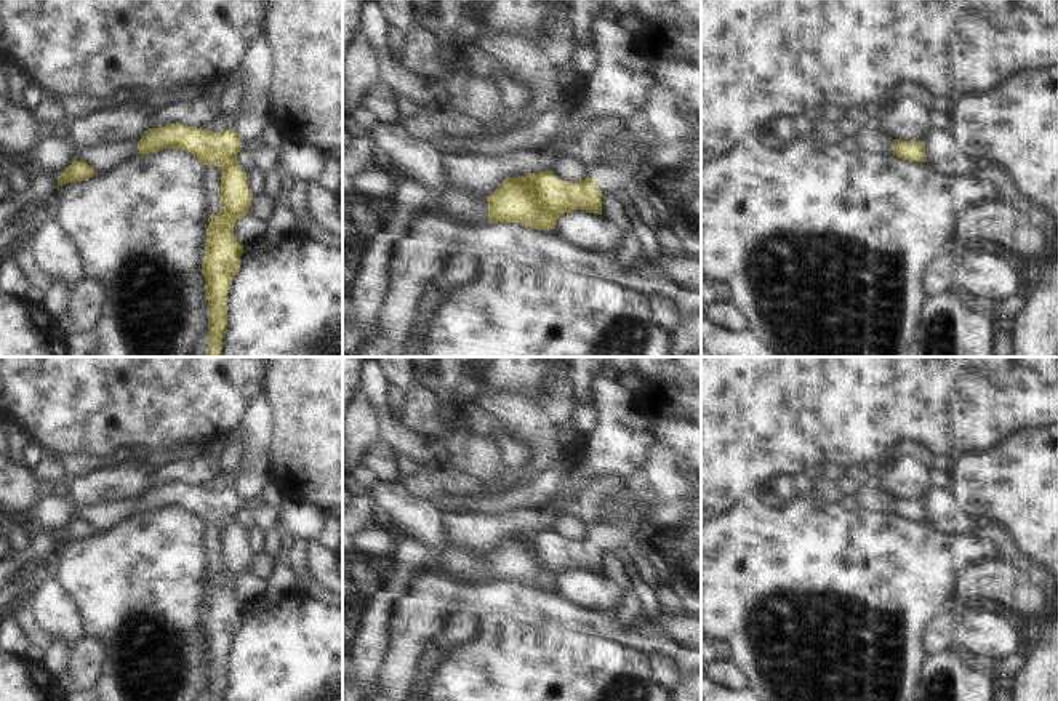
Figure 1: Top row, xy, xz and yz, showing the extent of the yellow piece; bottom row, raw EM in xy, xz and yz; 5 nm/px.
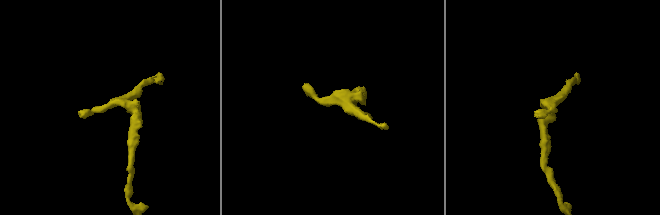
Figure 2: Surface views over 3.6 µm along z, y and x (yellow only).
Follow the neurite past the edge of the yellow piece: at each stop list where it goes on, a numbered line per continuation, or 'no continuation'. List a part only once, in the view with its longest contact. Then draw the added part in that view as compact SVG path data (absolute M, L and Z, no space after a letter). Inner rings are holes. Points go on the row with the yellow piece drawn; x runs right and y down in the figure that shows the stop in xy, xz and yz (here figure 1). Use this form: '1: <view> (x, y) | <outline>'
1: xz (609, 180) | M632 147L626 162L619 168L605 168L603 165L589 165L584 168L586 178L595 179L602 194L613 194L618 189L631 189L635 173L643 163L643 154Z

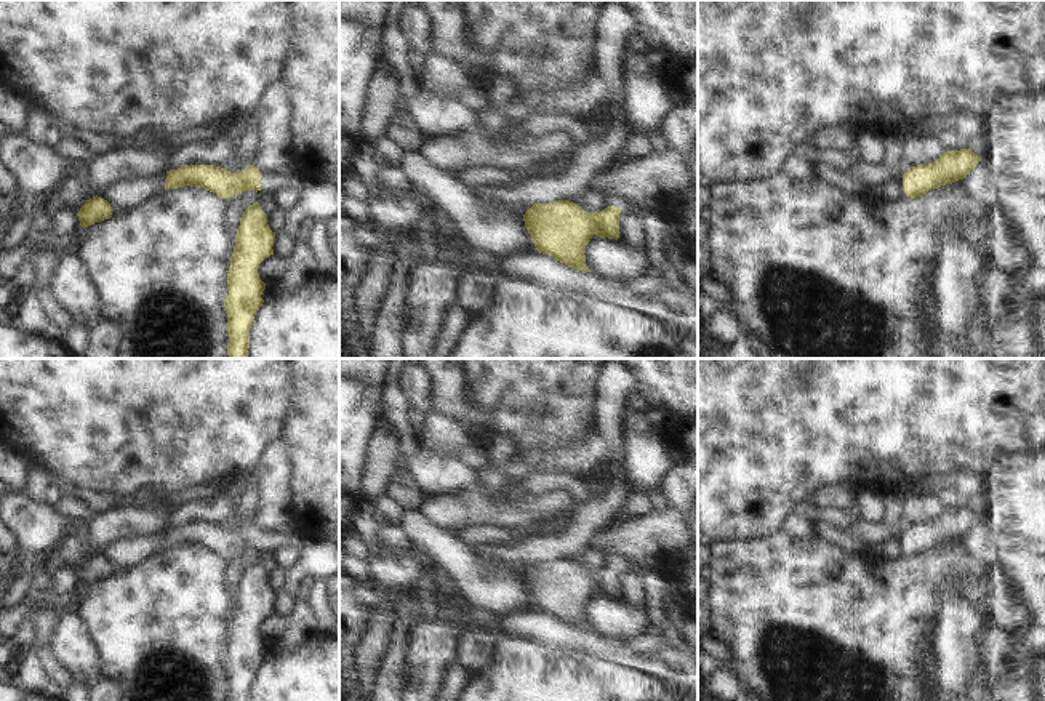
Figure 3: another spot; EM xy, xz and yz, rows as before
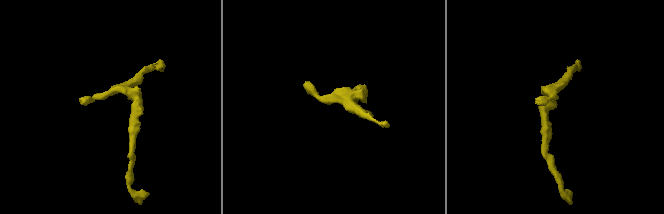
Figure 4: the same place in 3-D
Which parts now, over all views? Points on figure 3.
1: xz (612, 200) | M607 195L605 198L605 205L607 206L618 206L621 210L619 216L624 214L624 213L643 213L643 214L648 214L645 210L639 208L637 205L627 202L626 198L623 197L618 197L618 195ZM648 214L651 216L651 214Z

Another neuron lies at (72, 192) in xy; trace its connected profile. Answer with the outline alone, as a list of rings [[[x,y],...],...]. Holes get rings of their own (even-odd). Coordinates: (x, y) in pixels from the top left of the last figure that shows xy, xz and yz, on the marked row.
[[[80,174],[66,176],[56,187],[53,202],[59,206],[66,206],[75,213],[90,200],[96,197],[91,186]]]

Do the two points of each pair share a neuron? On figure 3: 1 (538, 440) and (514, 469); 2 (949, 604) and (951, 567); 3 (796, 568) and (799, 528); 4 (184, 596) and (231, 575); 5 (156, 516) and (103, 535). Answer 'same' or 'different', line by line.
1: different
2: different
3: different
4: different
5: same

